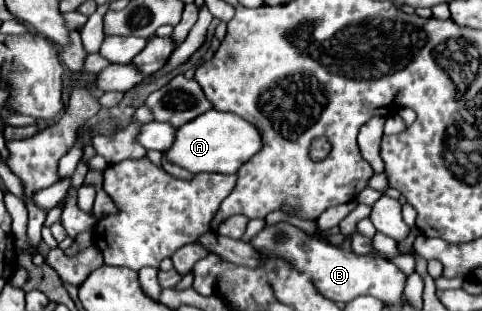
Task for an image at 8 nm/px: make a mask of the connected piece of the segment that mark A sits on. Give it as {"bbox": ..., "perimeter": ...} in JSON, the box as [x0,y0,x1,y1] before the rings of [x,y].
{"bbox":[163,111,261,173],"perimeter":[[[207,111],[193,121],[175,129],[173,145],[163,151],[165,159],[191,171],[191,173],[235,173],[245,161],[249,161],[261,149],[259,131],[247,123],[245,119],[237,117],[235,113],[221,113],[221,111]]]}

